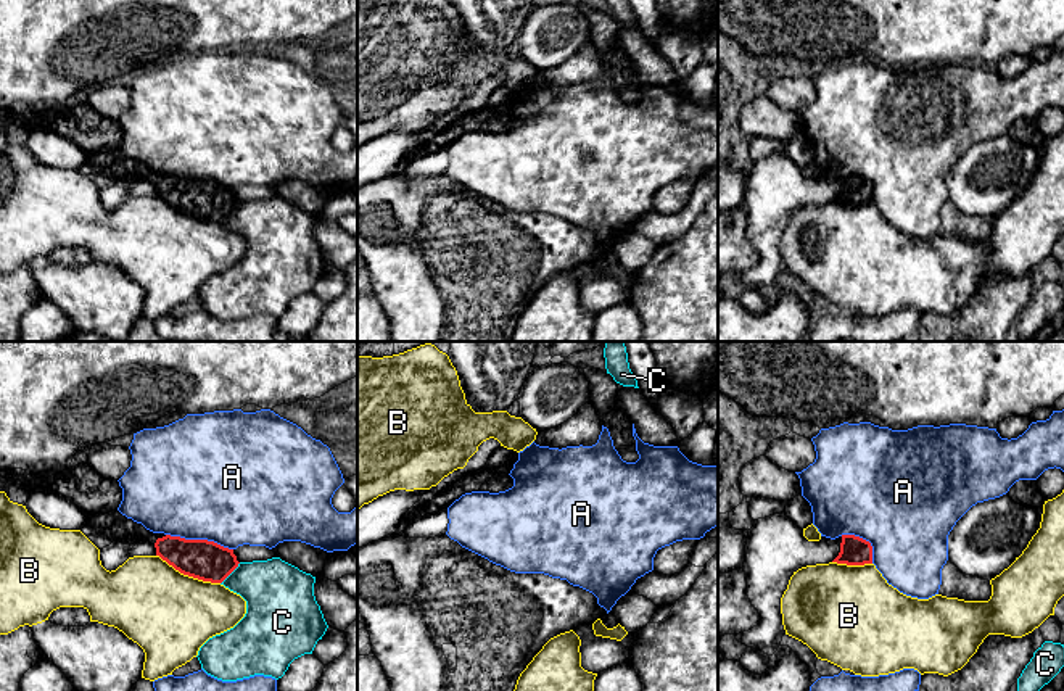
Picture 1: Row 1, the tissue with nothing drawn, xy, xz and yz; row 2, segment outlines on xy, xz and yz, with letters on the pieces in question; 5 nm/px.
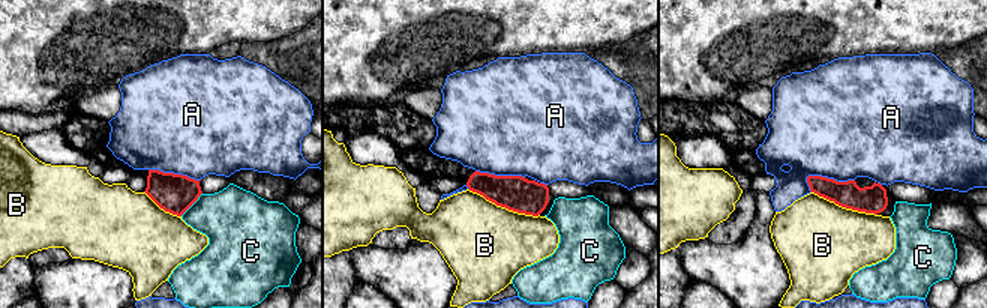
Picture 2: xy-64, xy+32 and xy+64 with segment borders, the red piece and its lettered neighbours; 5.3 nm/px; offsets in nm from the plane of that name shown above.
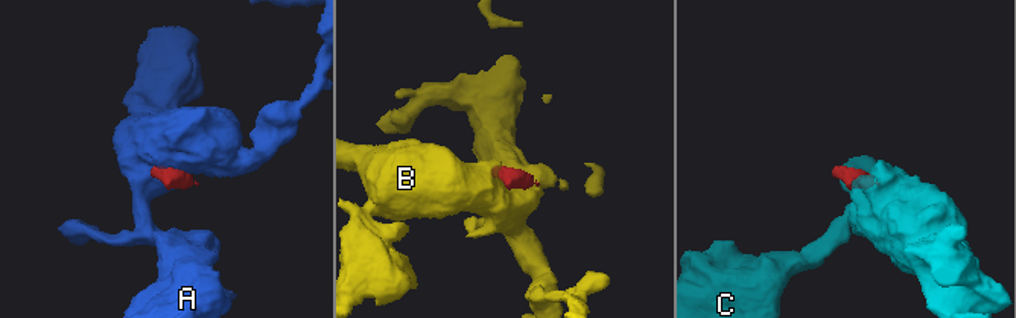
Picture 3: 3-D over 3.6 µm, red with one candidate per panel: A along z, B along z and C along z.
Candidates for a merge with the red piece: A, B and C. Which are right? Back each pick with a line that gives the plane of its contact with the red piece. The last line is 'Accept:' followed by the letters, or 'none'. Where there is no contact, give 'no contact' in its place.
Accept: none

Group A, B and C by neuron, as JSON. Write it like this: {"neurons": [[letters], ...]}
{"neurons": [["A"], ["B"], ["C"]]}

